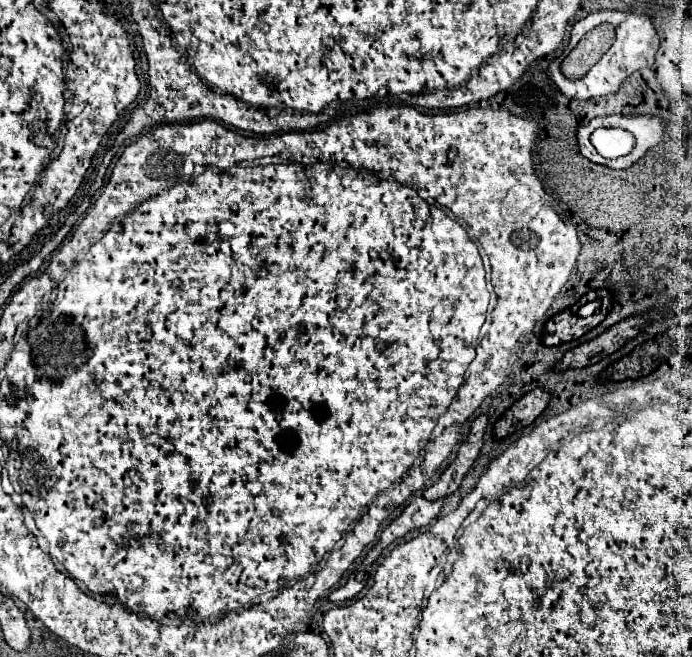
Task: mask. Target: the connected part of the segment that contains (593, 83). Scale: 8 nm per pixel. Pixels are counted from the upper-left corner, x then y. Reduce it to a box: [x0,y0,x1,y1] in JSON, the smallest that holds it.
[547,10,659,100]

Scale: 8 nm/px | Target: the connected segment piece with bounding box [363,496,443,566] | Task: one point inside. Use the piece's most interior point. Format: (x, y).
(419, 513)

